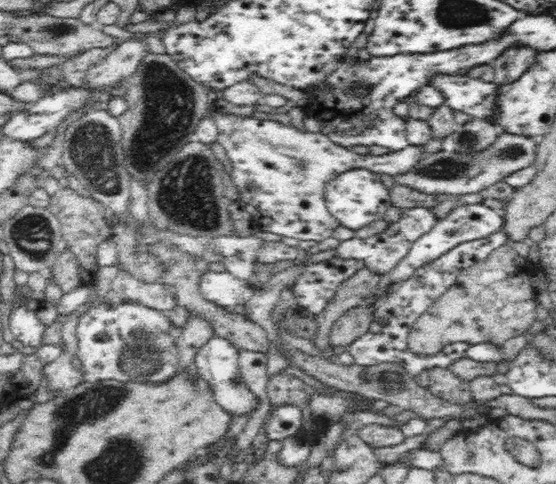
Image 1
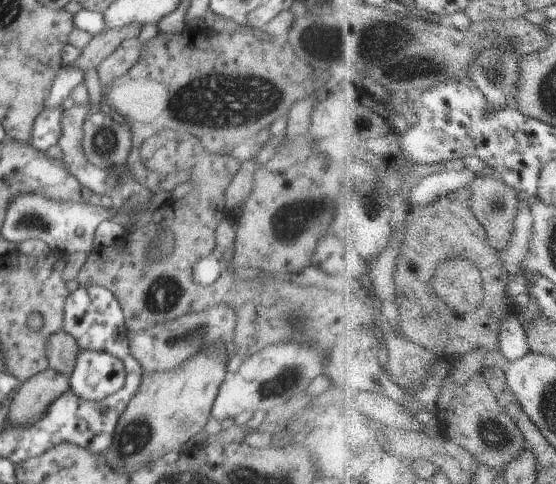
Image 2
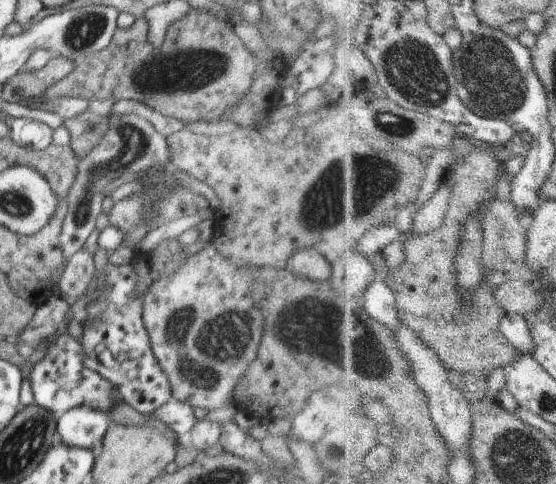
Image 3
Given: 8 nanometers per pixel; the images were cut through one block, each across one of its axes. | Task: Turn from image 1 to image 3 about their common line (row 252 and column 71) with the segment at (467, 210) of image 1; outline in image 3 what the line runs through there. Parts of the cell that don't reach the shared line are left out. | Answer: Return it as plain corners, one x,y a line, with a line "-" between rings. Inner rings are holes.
88,404
70,408
56,422
62,444
88,448
95,457
100,454
105,433
112,425
109,416

